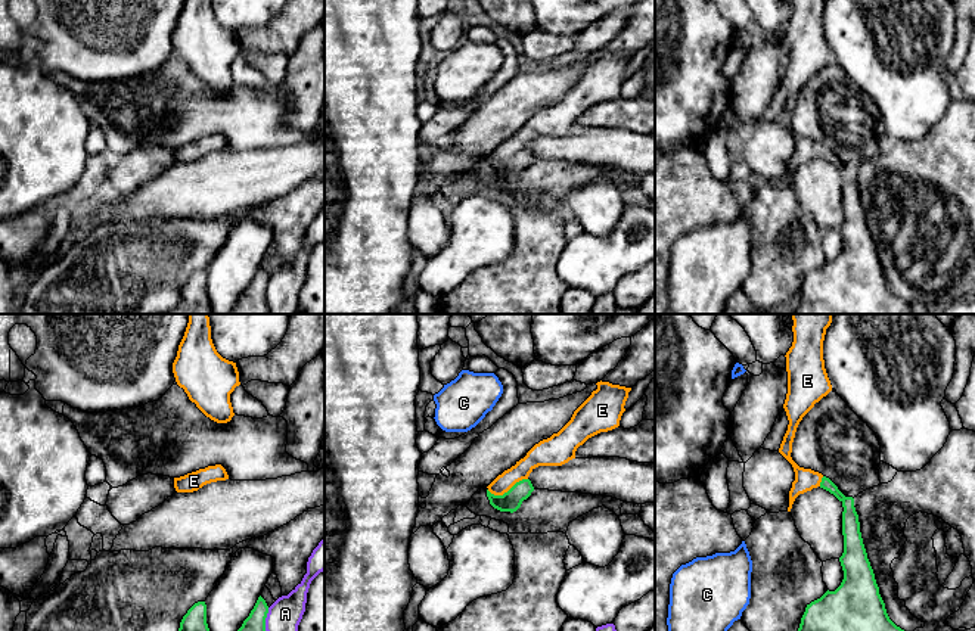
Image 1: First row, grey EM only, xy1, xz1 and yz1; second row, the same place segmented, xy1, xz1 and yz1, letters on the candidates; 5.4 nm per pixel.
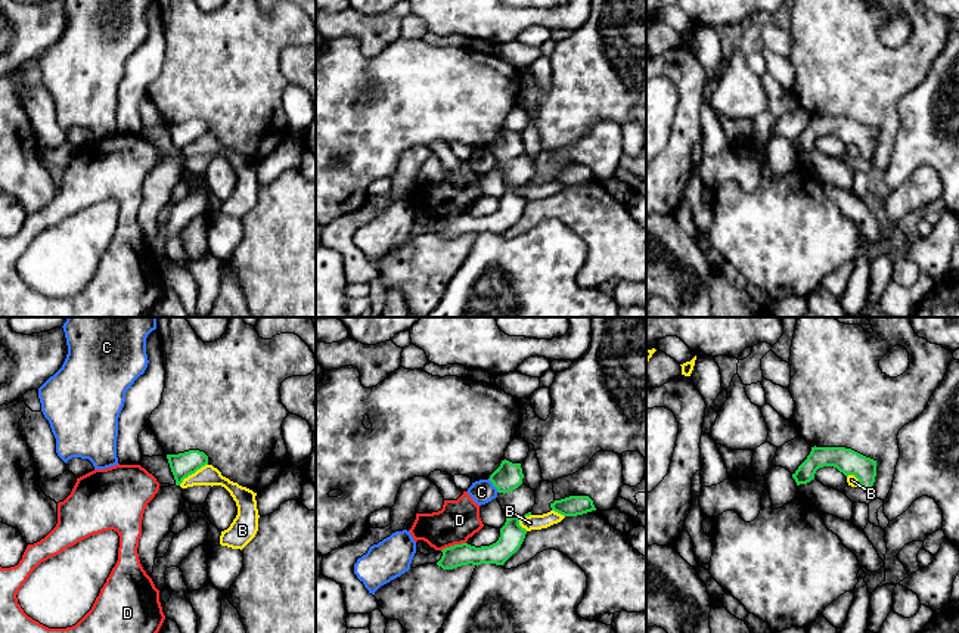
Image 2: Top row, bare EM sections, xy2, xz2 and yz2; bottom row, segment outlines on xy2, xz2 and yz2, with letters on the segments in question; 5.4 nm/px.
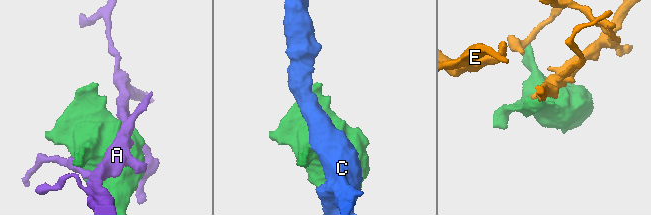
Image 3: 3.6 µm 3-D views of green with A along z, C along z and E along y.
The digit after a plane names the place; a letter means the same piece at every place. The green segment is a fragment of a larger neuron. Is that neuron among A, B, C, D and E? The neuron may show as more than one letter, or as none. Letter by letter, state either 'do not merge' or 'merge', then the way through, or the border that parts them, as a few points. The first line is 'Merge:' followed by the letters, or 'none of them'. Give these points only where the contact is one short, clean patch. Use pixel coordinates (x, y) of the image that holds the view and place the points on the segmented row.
Merge: E
A: do not merge
B: do not merge; border xy2 (207, 464), (179, 484)
C: do not merge
D: do not merge; border xz2 (465, 542), (446, 546), (441, 551)
E: merge; way xz1 (511, 501), (508, 491), (517, 476), (537, 456)

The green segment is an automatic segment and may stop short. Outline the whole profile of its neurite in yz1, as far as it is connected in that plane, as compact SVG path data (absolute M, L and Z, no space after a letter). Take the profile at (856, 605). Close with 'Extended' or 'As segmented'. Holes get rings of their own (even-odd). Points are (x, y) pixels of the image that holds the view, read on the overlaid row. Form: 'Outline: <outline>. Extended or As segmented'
Outline: M792 314L792 320L794 342L785 355L788 394L783 404L789 425L779 448L795 472L788 512L799 494L817 487L833 494L844 507L844 553L839 557L844 579L835 591L827 590L807 604L798 631L904 631L889 619L879 594L863 544L854 498L845 497L822 473L799 467L791 457L799 422L832 391L823 360L823 341L832 314Z. Extended

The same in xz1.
Outline: M597 382L597 389L574 411L571 420L550 438L535 444L524 459L499 475L487 488L490 504L500 512L516 512L534 487L528 479L538 466L562 466L589 438L620 426L631 388Z. Extended

